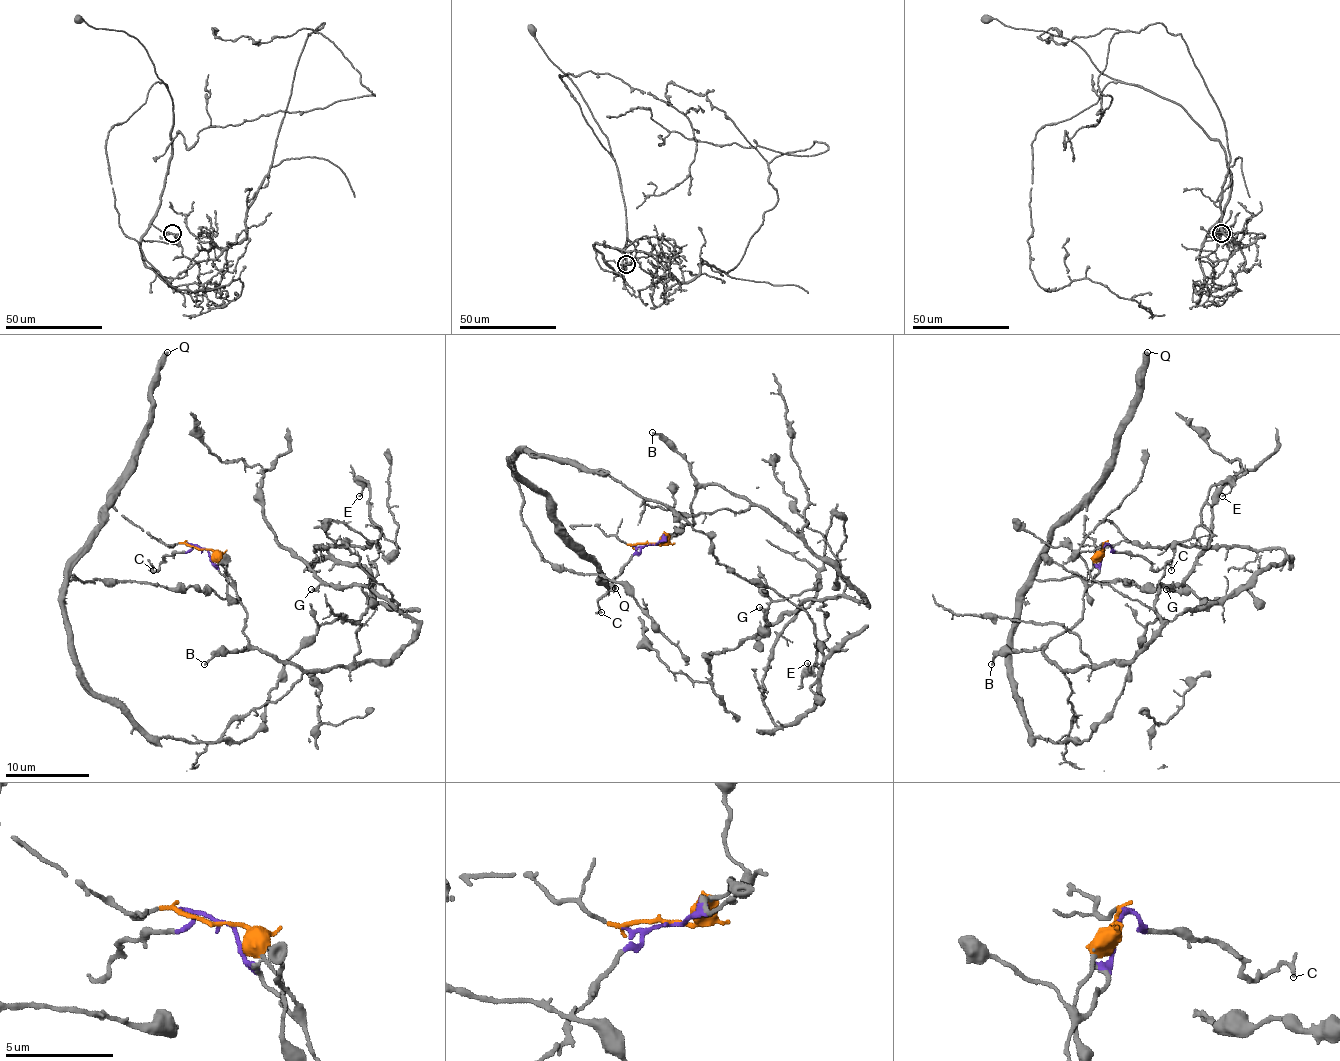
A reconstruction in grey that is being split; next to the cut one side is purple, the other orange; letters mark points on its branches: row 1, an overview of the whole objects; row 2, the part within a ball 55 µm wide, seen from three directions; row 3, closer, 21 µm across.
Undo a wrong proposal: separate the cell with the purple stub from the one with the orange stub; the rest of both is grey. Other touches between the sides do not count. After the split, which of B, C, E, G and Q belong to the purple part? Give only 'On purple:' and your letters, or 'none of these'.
On purple: B, C, E, G

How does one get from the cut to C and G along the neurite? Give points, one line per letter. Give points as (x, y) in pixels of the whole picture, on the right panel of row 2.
C: (1102, 549), (1108, 545), (1115, 551), (1140, 555), (1155, 570), (1167, 564), (1172, 570)
G: (1102, 549), (1081, 616), (1045, 646), (1060, 669), (1130, 661), (1159, 627), (1159, 585), (1182, 585), (1165, 589)

